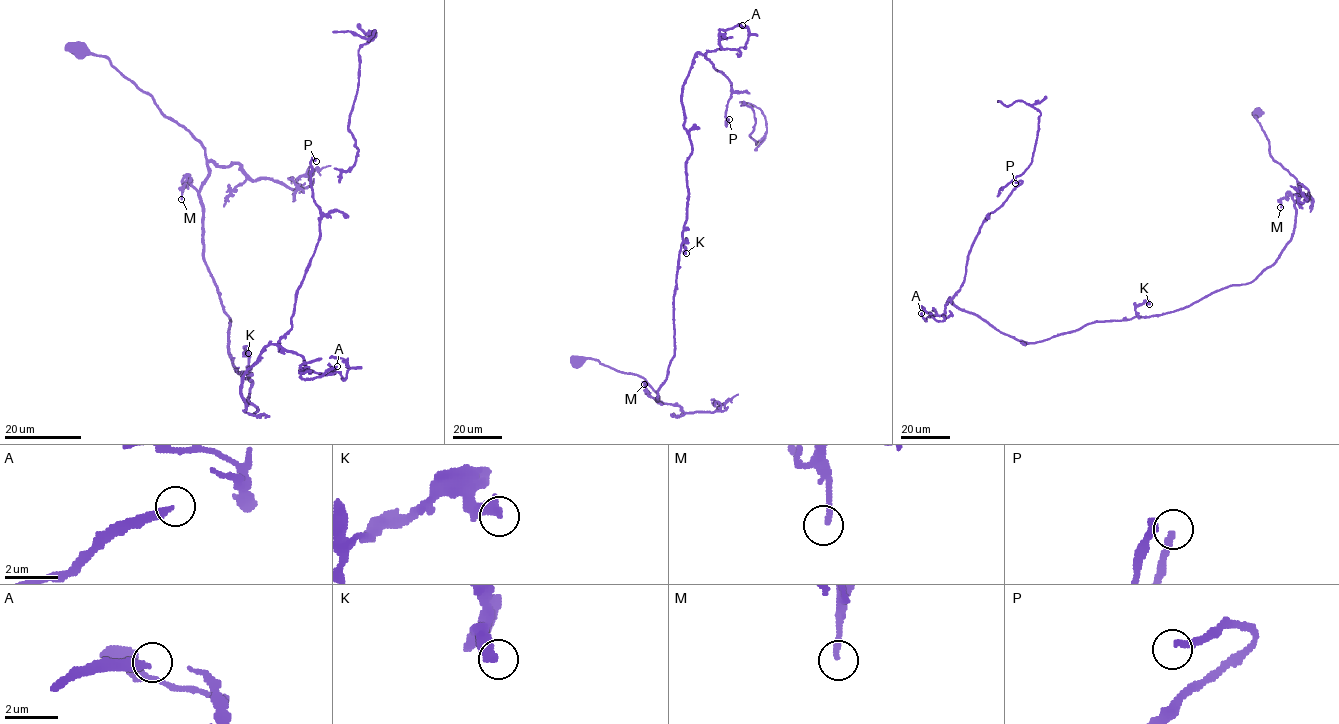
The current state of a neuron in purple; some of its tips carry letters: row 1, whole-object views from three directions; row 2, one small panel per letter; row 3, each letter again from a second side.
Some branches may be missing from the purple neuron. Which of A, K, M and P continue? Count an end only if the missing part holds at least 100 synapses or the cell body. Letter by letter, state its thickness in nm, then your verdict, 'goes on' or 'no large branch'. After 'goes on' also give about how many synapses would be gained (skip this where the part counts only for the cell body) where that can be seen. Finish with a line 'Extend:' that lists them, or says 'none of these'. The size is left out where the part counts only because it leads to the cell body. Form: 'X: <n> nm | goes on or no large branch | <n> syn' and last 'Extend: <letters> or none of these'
A: 280 nm | goes on | 160 syn
K: 440 nm | no large branch
M: 200 nm | no large branch
P: 240 nm | no large branch
Extend: A

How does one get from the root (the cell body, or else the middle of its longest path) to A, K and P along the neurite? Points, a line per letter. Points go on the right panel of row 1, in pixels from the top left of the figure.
A: (1256, 113), (1300, 193), (1290, 241), (1251, 282), (1035, 342), (950, 299), (940, 315), (921, 313)
K: (1256, 113), (1269, 154), (1300, 191), (1290, 241), (1251, 282), (1138, 316), (1135, 308), (1149, 304)
P: (1256, 113), (1300, 191), (1293, 236), (1251, 282), (1173, 311), (1024, 342), (957, 308), (979, 228), (1015, 183)

